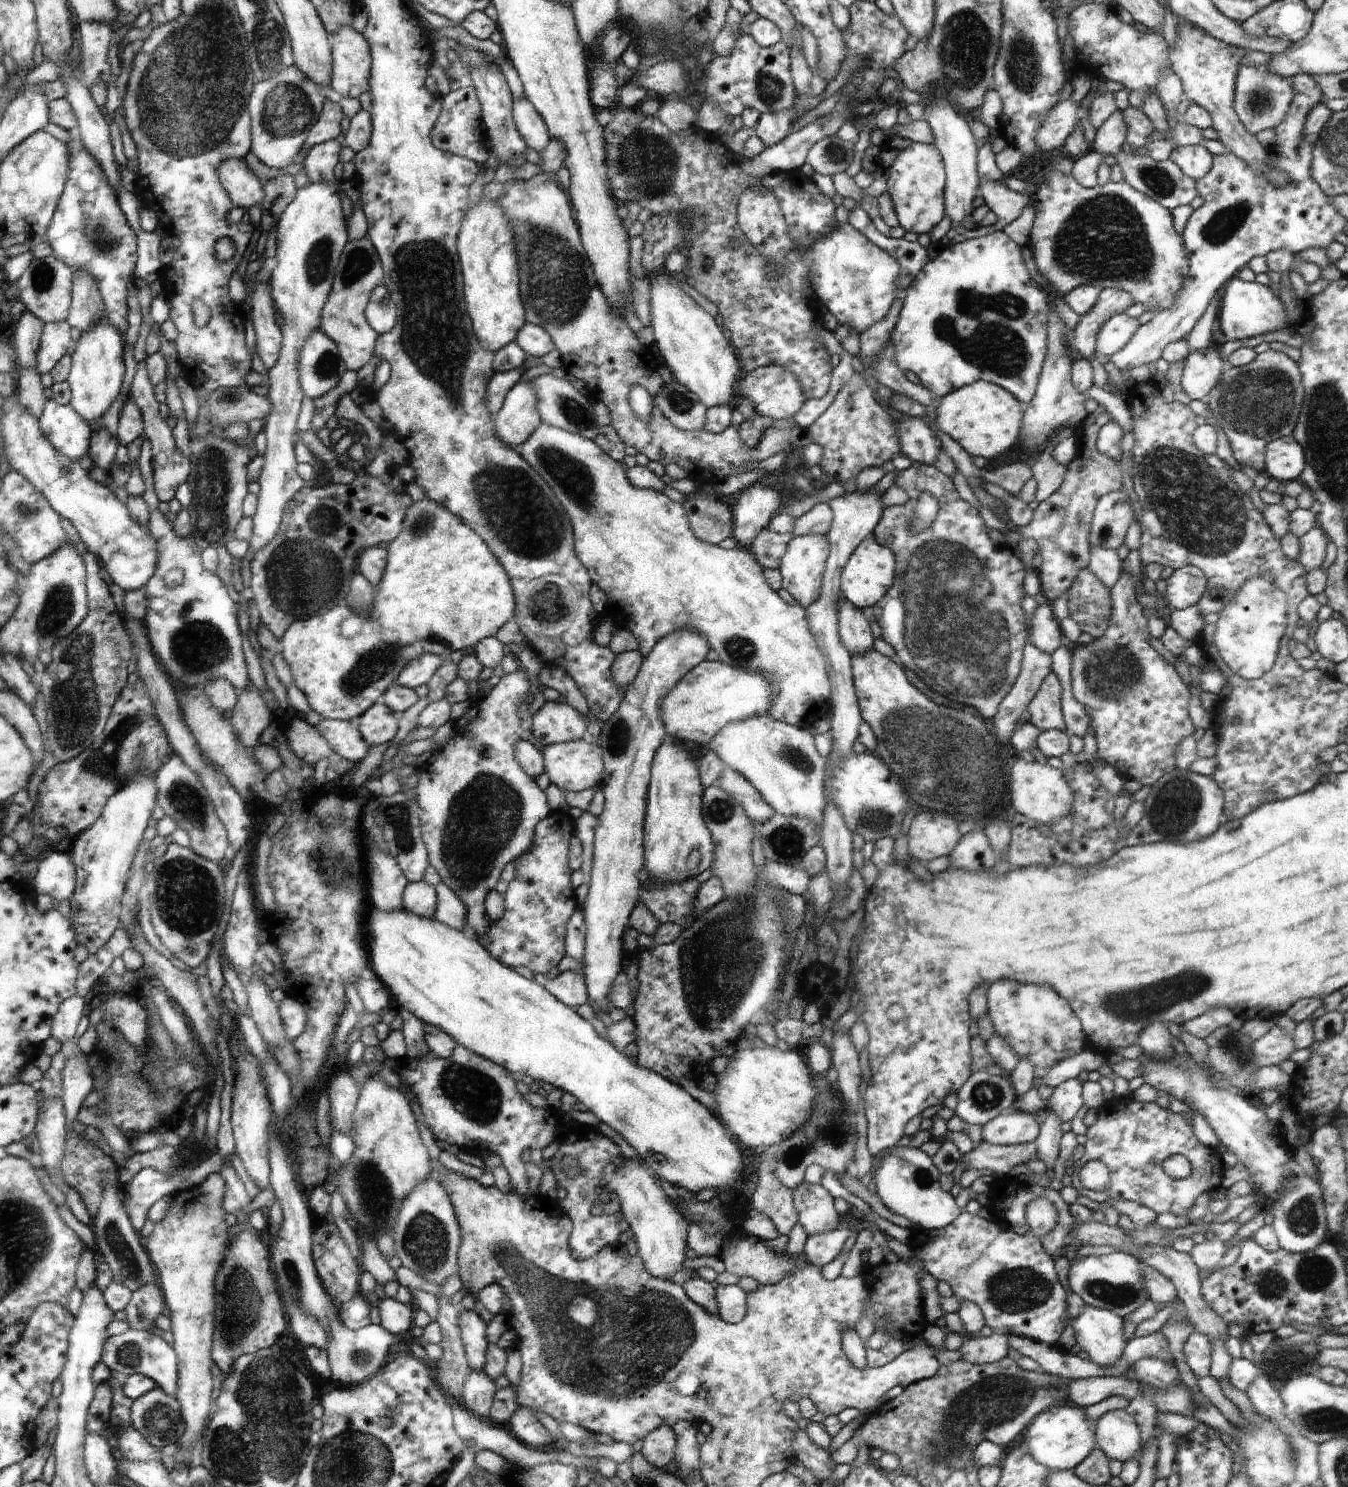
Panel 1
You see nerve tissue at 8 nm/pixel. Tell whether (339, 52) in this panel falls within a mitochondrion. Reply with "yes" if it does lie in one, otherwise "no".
no

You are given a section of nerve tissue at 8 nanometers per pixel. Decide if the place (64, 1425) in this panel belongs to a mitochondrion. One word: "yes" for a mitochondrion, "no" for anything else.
no

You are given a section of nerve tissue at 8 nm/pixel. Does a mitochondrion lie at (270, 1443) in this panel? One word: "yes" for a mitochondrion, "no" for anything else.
yes

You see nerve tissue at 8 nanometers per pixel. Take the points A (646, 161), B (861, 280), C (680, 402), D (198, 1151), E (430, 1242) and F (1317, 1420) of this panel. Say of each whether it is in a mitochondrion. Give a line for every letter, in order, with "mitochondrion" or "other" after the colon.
A: mitochondrion
B: mitochondrion
C: mitochondrion
D: other
E: mitochondrion
F: mitochondrion

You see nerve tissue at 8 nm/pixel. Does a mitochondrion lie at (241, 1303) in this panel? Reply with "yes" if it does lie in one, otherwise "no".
yes

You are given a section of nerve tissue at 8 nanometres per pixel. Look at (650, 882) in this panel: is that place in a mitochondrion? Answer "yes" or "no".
no

